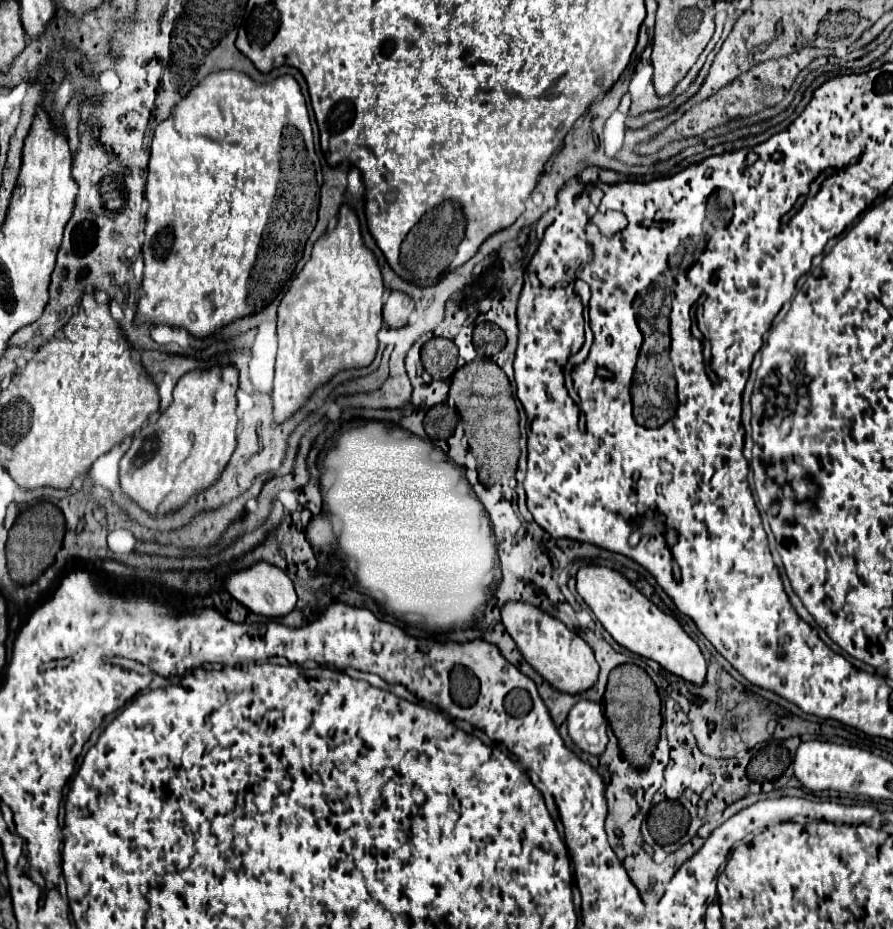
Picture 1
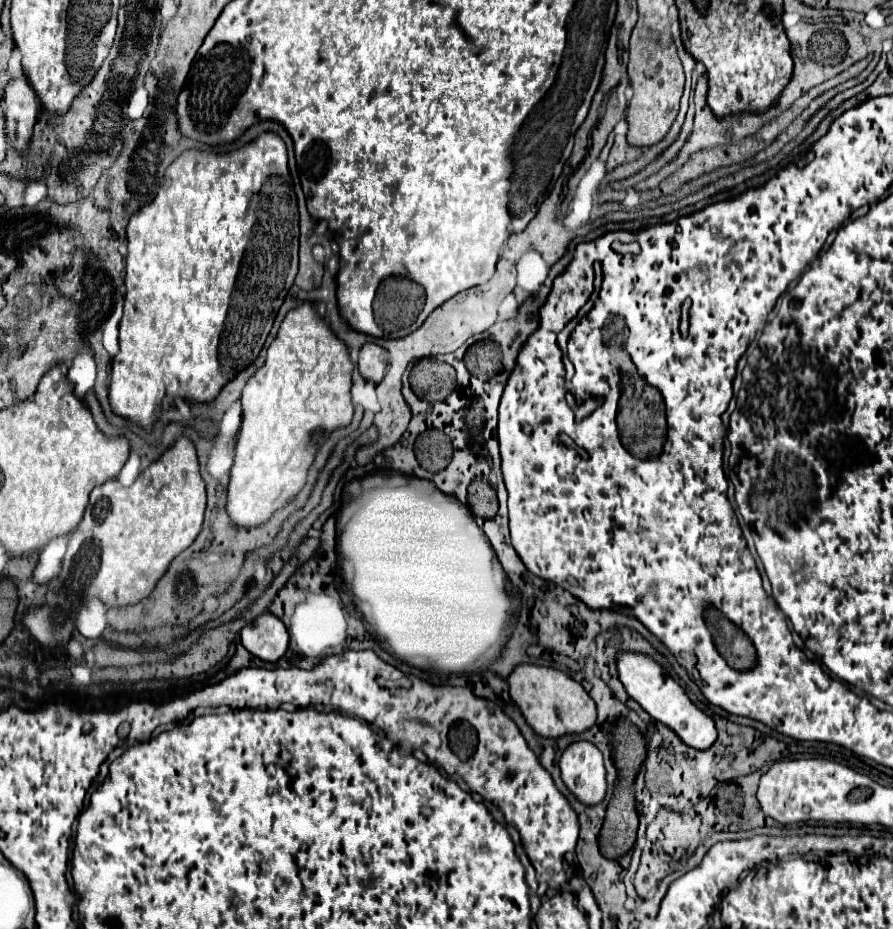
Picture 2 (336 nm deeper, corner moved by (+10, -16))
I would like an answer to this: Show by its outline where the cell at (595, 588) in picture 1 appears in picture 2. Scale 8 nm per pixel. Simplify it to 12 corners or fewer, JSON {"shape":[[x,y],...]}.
{"shape":[[621,652],[627,694],[683,744],[717,740],[703,714],[649,656]]}

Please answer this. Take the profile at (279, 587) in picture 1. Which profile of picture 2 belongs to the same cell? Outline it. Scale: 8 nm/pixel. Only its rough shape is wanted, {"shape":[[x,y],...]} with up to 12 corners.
{"shape":[[265,612],[241,630],[257,658],[277,662],[289,648],[289,632]]}

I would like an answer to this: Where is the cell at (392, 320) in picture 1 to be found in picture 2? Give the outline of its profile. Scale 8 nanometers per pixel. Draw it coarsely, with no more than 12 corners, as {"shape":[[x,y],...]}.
{"shape":[[373,342],[359,352],[363,380],[379,384],[385,376],[385,348]]}

